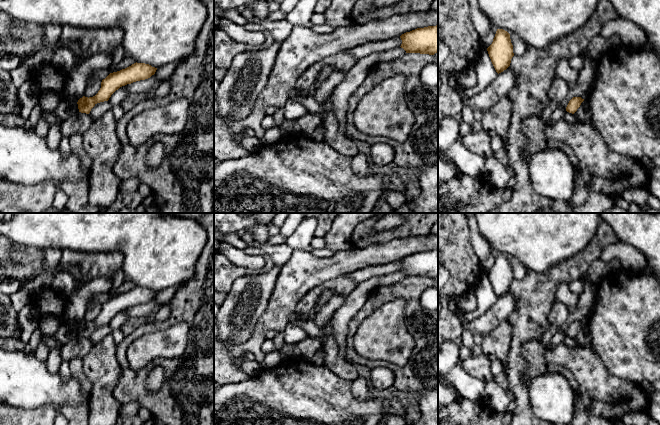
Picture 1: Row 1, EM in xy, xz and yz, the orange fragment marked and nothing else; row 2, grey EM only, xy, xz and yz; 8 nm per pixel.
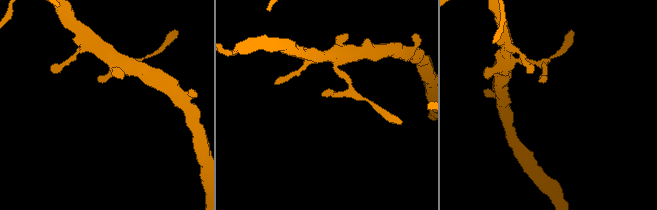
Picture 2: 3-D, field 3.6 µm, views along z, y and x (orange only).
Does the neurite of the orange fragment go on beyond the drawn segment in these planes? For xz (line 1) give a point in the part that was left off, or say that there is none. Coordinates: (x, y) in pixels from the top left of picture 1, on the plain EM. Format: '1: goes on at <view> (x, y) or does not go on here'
1: does not go on here

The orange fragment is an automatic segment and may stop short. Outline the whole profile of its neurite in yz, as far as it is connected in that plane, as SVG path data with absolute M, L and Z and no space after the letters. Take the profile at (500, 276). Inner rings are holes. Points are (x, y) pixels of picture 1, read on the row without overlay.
M497 253L493 266L487 275L496 296L499 298L506 294L514 280L510 258L503 253Z

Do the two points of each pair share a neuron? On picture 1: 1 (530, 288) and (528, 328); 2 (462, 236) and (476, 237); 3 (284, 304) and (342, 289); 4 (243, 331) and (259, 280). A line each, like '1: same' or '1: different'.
1: same
2: different
3: different
4: same

